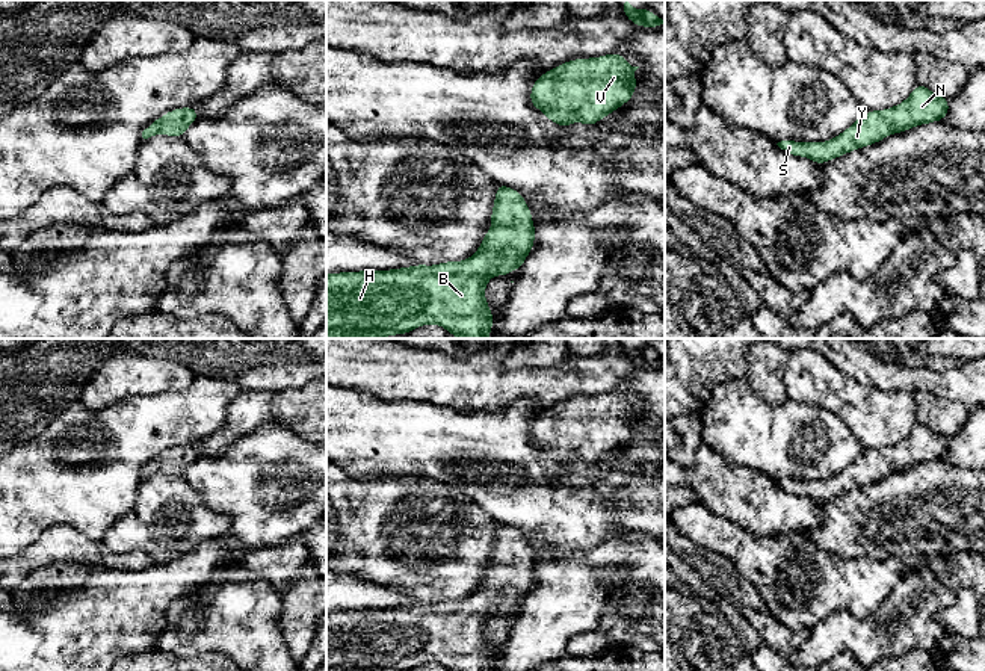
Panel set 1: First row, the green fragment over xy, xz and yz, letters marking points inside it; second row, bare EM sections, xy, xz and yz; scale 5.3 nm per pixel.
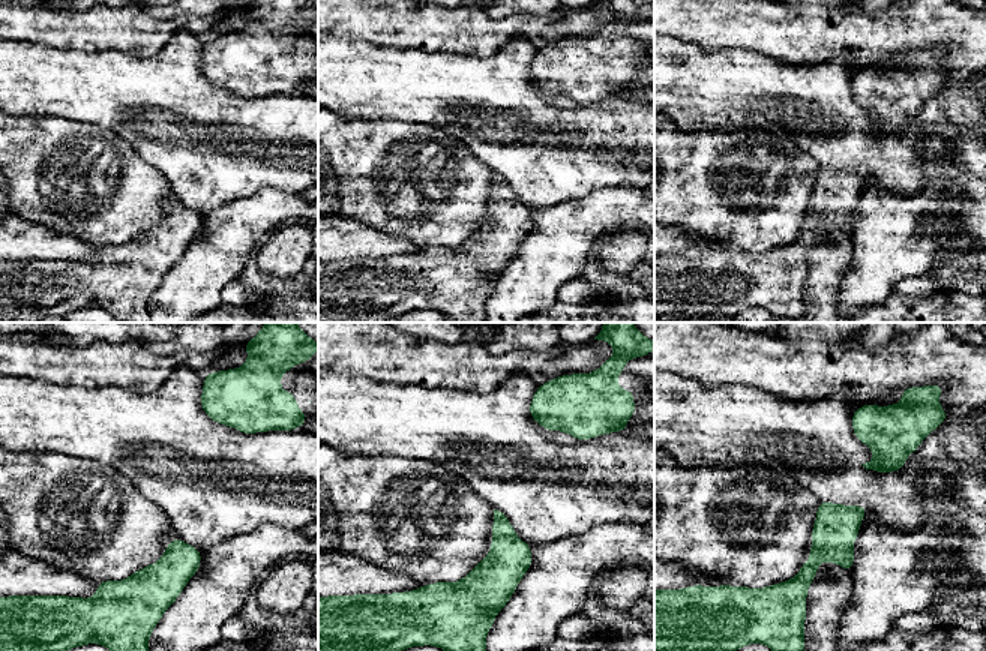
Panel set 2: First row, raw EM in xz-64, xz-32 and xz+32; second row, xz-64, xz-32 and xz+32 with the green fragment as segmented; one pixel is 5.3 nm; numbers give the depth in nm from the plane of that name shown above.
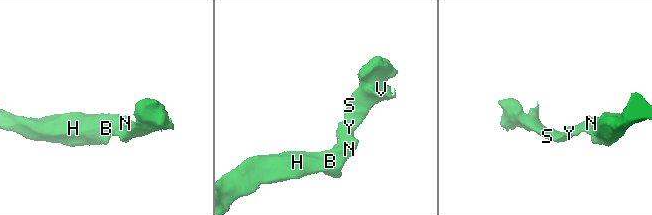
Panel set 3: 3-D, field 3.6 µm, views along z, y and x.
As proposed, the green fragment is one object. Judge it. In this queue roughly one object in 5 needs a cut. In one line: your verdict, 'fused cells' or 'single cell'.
single cell

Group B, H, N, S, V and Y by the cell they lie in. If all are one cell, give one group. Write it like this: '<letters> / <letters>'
B H N S V Y

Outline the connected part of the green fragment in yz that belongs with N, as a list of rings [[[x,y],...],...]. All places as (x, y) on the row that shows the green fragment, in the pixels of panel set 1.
[[[916,85],[909,97],[885,110],[869,110],[849,128],[826,142],[781,141],[777,145],[790,156],[808,157],[822,165],[854,150],[876,144],[891,133],[903,133],[922,124],[943,121],[949,113],[949,98]]]

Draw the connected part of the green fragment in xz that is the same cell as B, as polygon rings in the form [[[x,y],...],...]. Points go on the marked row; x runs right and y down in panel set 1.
[[[497,184],[492,227],[485,233],[479,249],[467,260],[446,261],[434,266],[415,264],[390,271],[358,271],[326,274],[326,339],[381,339],[406,334],[423,325],[440,325],[458,339],[488,339],[494,323],[485,299],[485,286],[492,275],[506,277],[521,269],[535,243],[535,224],[524,196],[505,184]]]

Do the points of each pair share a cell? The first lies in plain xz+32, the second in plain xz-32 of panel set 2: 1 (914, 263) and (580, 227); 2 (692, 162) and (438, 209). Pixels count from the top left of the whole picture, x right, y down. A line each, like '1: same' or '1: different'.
1: same
2: same

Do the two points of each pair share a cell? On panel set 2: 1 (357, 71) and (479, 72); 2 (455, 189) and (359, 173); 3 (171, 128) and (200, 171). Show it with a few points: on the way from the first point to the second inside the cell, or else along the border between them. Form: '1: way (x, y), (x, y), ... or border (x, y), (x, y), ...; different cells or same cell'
1: way (387, 72), (449, 72); same cell
2: way (431, 189), (419, 182), (383, 173); same cell
3: way (182, 138), (200, 156), (200, 161); same cell

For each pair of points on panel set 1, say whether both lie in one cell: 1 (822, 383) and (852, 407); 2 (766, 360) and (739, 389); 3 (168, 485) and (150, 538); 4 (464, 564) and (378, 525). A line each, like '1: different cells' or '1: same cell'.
1: same cell
2: different cells
3: same cell
4: same cell

